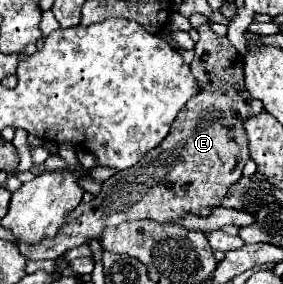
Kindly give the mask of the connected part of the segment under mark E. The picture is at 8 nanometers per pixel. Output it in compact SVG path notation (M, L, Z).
M210 24L198 26L196 30L200 34L200 40L194 46L196 56L194 56L190 68L192 68L194 78L200 84L200 92L196 96L192 96L186 102L186 106L180 110L180 114L176 116L172 130L164 138L164 142L158 148L154 148L152 152L148 152L136 166L132 166L128 170L120 170L112 178L108 178L102 186L100 196L86 202L86 204L80 204L68 216L68 222L60 228L60 232L52 240L40 240L40 244L32 244L32 248L28 248L28 244L20 244L18 250L24 258L56 260L58 256L62 256L66 250L70 250L74 246L88 244L92 238L100 240L100 234L104 228L116 226L120 222L150 218L160 224L168 224L168 222L186 218L188 214L196 214L196 216L204 218L212 212L212 208L220 206L222 198L228 194L228 188L240 180L242 168L250 158L248 140L246 140L246 132L242 128L242 122L250 116L256 116L262 110L262 104L260 104L260 100L252 98L252 94L246 90L244 68L242 68L244 58L240 52L236 52L236 48L232 48L232 44L228 44L228 38L214 34Z

